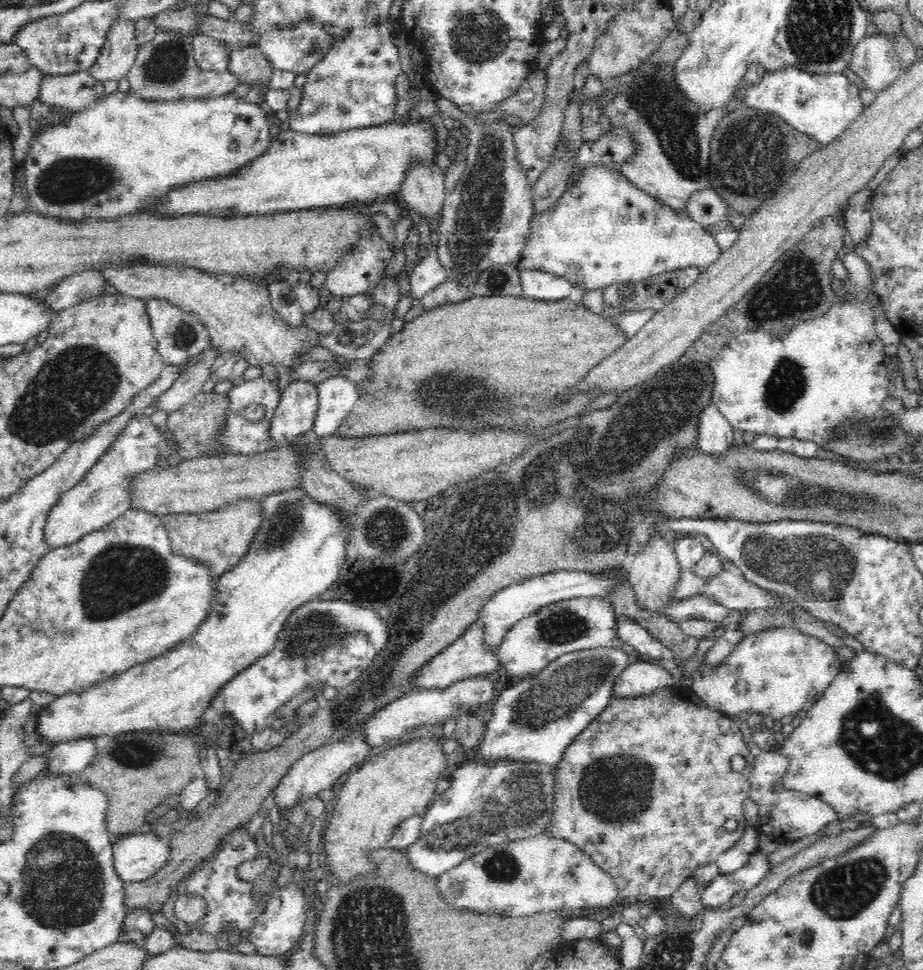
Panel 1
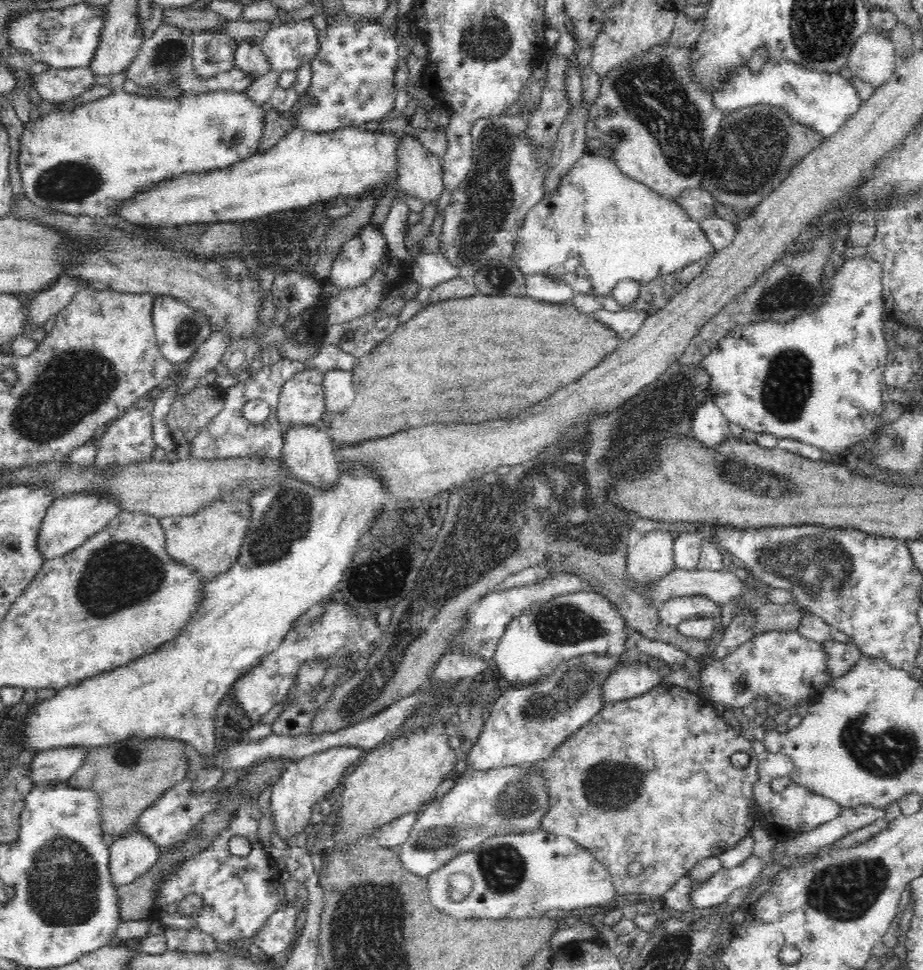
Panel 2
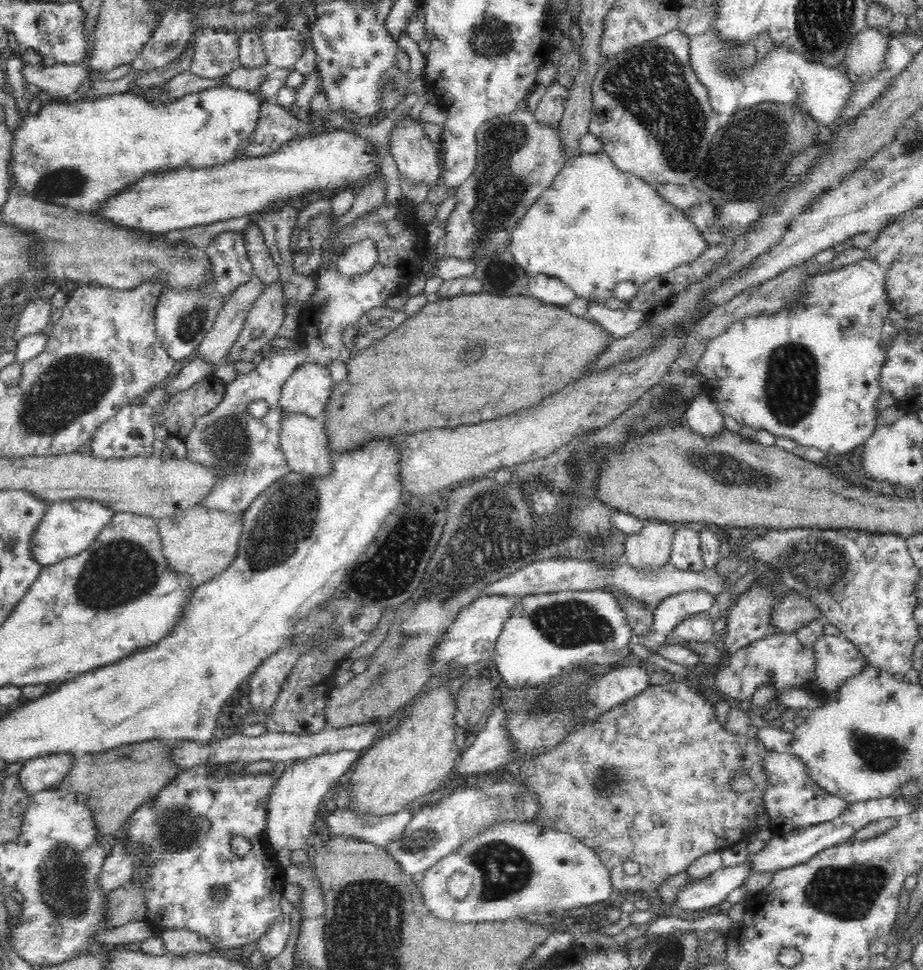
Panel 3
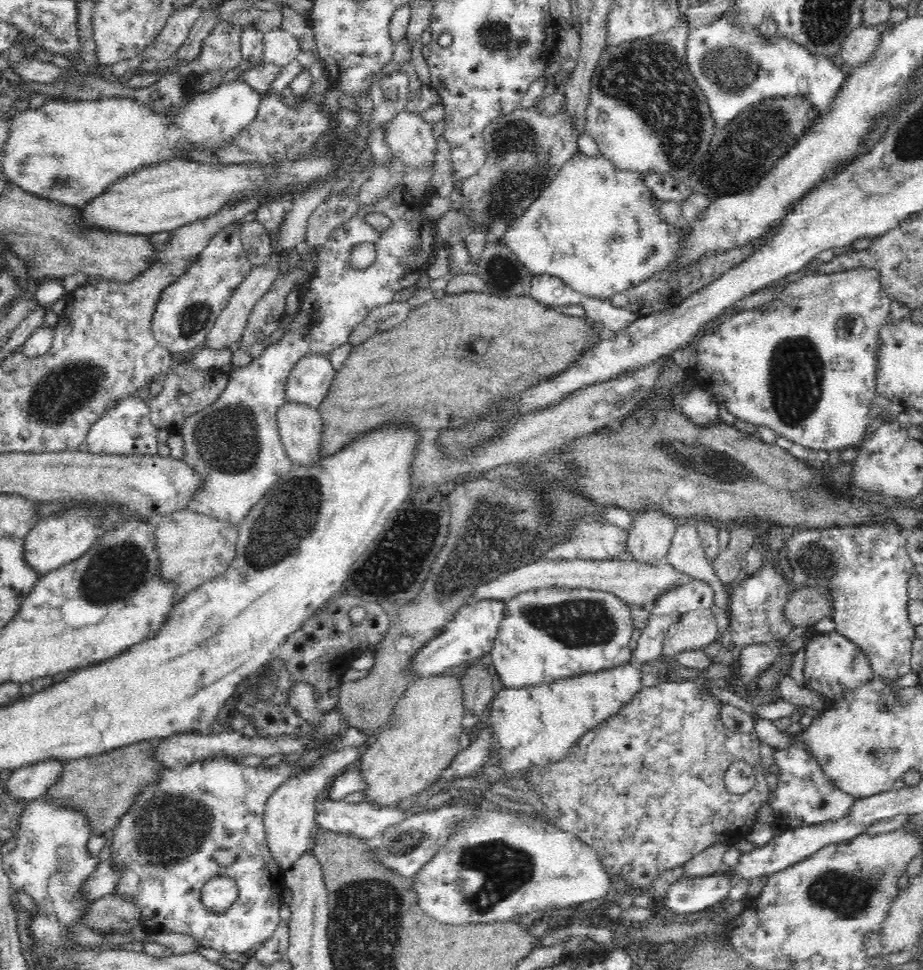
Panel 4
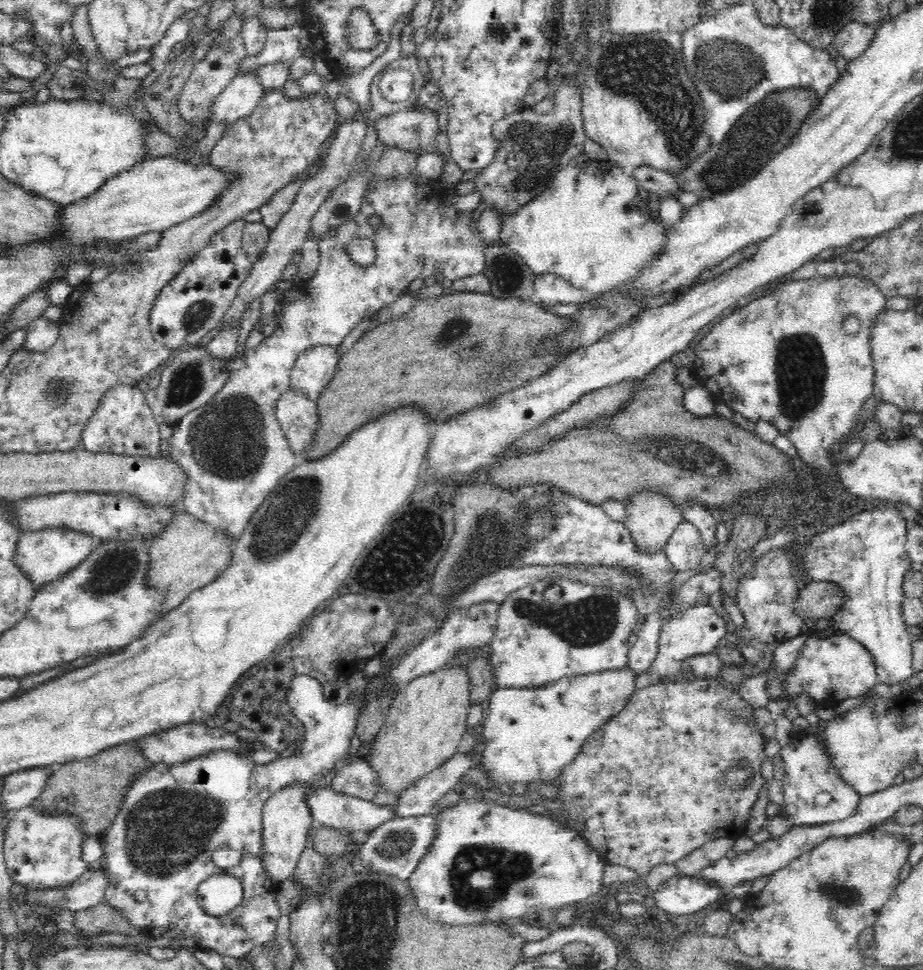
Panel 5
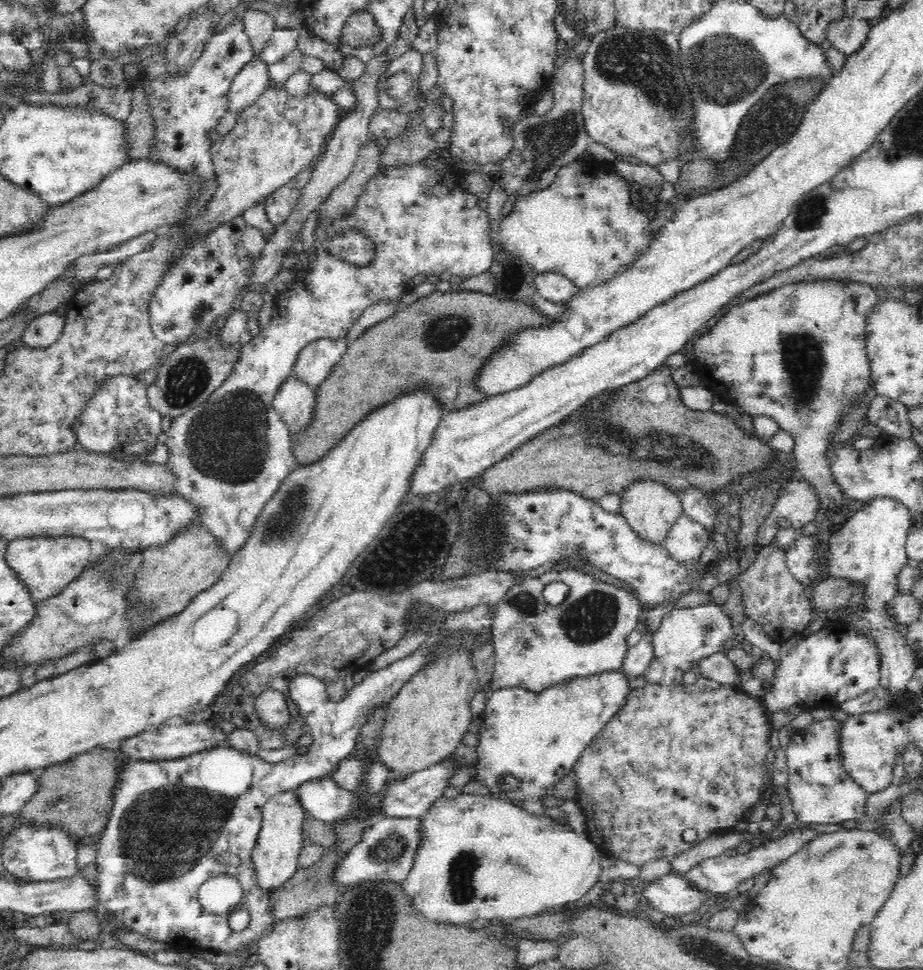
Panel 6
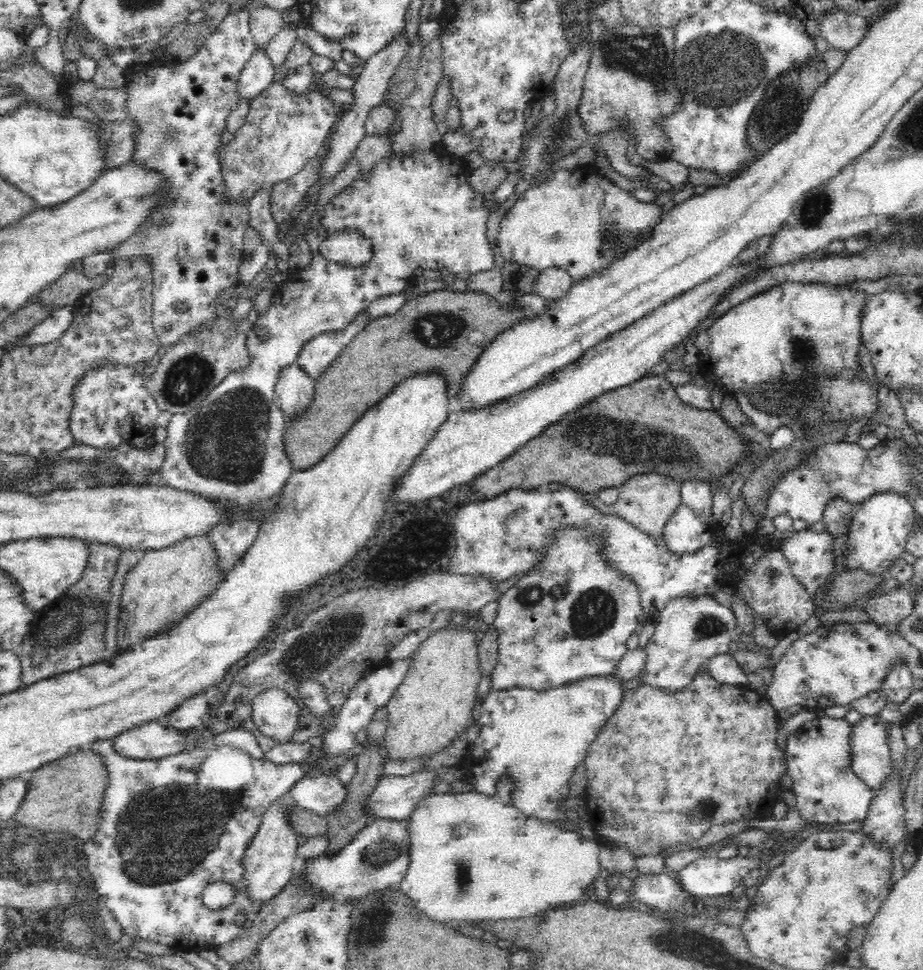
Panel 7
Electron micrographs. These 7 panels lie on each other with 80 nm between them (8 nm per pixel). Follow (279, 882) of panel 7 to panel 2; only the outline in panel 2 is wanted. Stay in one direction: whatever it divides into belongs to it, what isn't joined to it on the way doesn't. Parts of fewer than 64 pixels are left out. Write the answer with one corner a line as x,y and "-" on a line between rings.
354,747
336,748
284,767
278,781
272,786
271,815
276,836
286,843
286,840
296,838
300,832
304,832
312,824
312,810
318,801
324,800
331,790
339,791
342,776
351,771
364,755
363,750

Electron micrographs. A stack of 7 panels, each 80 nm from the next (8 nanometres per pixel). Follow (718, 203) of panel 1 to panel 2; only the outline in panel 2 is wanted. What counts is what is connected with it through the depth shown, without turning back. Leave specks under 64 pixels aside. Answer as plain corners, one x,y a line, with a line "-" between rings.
688,187
679,192
677,197
673,198
676,204
696,222
702,222
714,214
714,203
718,200
712,198
707,190
702,187

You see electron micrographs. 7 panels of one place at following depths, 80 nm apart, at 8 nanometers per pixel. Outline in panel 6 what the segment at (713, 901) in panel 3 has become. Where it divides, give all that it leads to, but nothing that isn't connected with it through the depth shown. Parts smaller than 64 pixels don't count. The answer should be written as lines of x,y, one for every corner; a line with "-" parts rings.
670,873
650,882
641,882
638,894
655,908
659,917
686,918
688,912
696,910
700,902
713,900
709,893
692,888
683,875

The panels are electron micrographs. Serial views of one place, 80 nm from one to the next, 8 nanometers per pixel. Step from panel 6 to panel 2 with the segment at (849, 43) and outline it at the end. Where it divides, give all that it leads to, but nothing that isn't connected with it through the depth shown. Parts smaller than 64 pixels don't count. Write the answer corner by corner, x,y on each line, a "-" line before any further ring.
873,30
861,34
850,51
846,68
874,88
888,80
896,70
894,44
889,35

